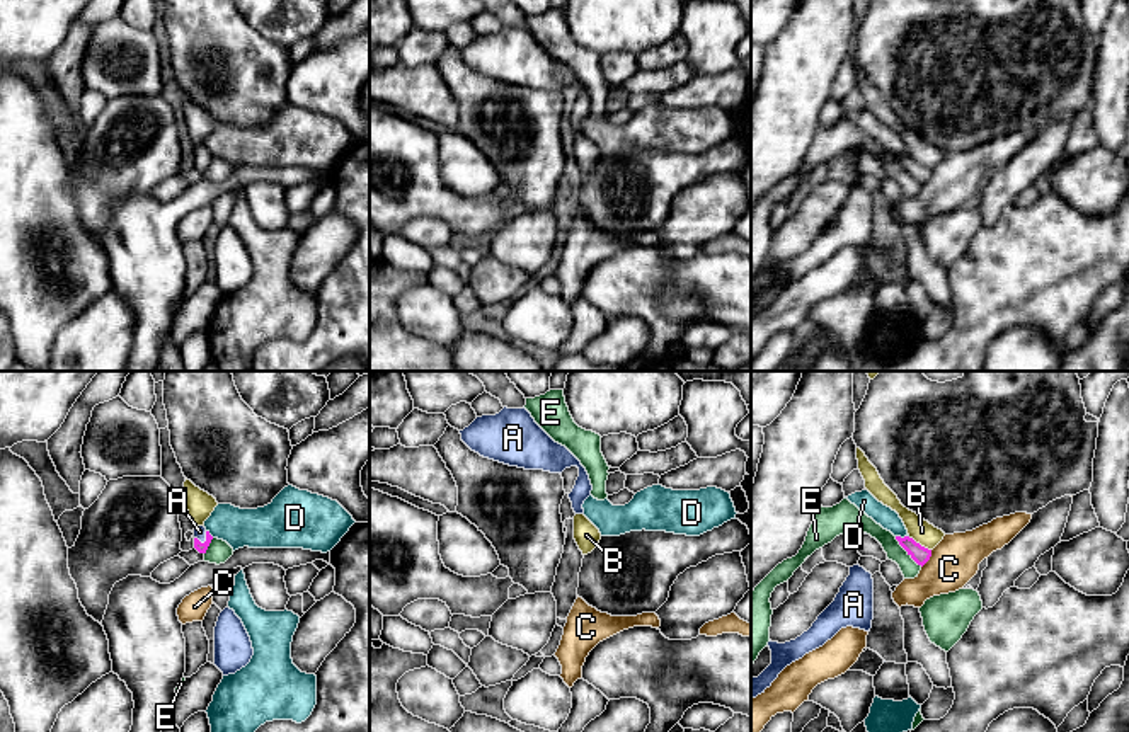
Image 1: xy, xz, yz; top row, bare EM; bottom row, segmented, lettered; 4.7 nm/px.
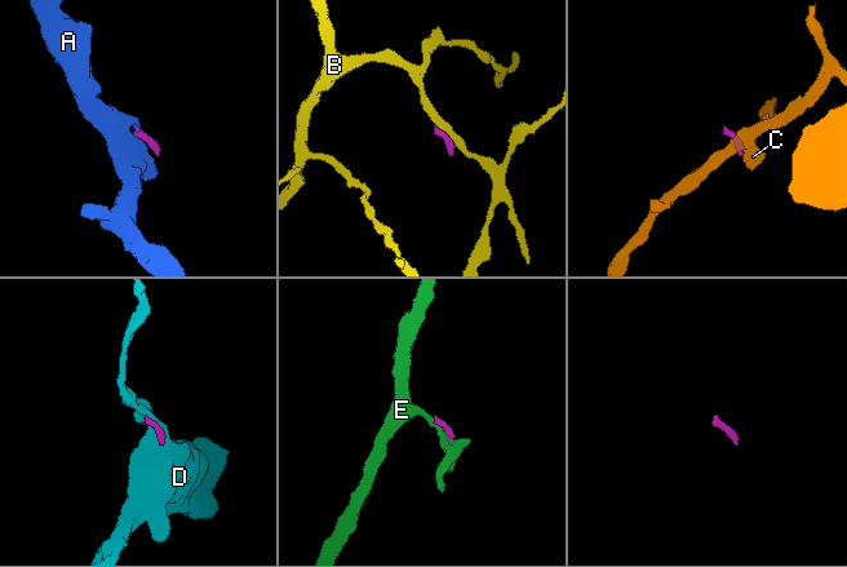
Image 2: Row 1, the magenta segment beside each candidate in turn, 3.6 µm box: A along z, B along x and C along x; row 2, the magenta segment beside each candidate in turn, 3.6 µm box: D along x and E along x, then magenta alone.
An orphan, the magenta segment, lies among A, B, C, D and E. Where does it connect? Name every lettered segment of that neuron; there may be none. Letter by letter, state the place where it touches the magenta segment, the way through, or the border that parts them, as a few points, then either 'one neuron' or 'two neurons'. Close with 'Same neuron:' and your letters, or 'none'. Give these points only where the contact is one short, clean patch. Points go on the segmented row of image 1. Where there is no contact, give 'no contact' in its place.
A: xy (205, 542) | across xy (201, 547), (205, 542), (200, 531) | one neuron
B: yz (918, 543) | along yz (908, 537), (930, 550) | two neurons
C: yz (928, 559) | along yz (932, 550), (932, 555), (922, 567) | two neurons
D: yz (905, 537) | along yz (896, 535), (908, 537) | two neurons
E: yz (906, 550) | along yz (894, 537), (922, 566) | two neurons
Same neuron: A

